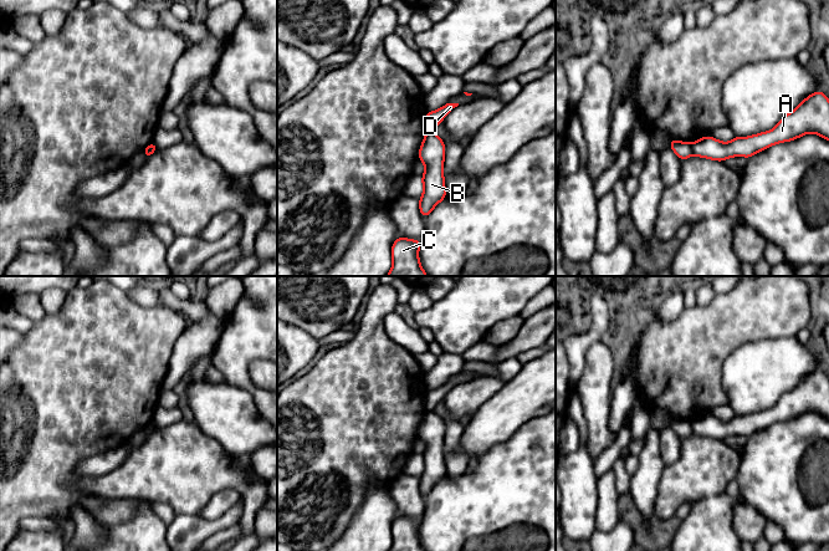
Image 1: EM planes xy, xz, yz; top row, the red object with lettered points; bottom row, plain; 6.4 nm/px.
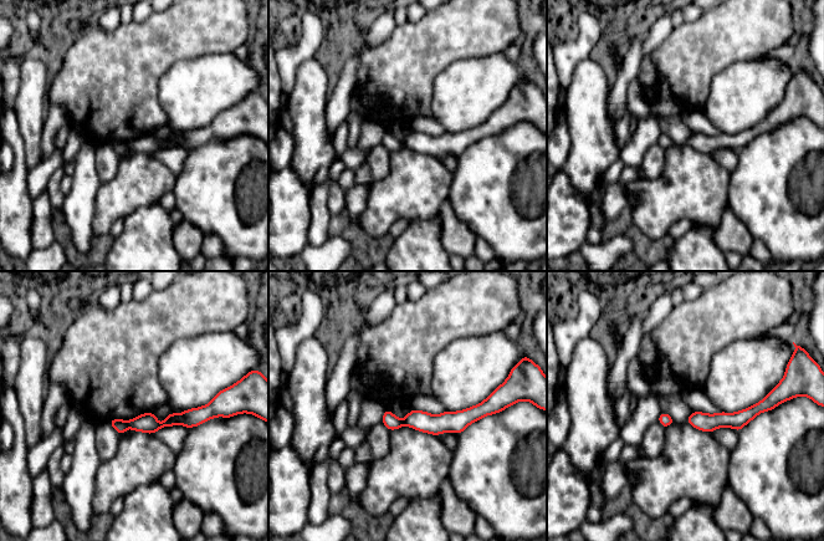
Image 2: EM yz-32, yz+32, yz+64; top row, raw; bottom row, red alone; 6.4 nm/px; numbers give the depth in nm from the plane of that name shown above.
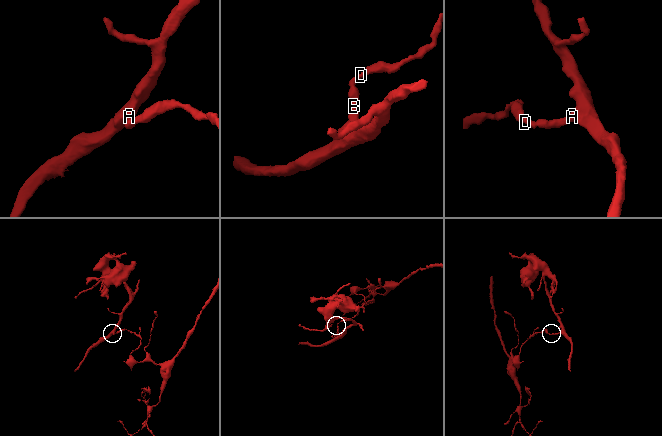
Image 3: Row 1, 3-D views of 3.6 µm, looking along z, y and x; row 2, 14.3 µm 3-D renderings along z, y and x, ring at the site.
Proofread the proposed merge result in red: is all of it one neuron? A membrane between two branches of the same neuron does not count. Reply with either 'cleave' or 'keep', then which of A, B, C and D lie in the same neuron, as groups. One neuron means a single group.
cleave | A B C / D

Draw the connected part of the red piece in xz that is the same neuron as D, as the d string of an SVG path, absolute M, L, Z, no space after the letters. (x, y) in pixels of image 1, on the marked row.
M446 103L440 109L428 112L428 114L424 117L425 132L434 133L437 124L441 123L444 118L446 117L446 114L457 106L459 103Z

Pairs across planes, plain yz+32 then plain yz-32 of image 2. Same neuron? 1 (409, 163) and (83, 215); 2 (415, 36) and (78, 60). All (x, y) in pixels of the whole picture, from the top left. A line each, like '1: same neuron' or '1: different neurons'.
1: different neurons
2: same neuron

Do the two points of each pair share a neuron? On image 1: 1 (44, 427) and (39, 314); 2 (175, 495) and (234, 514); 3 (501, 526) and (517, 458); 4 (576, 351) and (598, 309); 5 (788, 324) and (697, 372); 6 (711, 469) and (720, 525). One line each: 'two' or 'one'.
1: two
2: two
3: one
4: one
5: one
6: two

